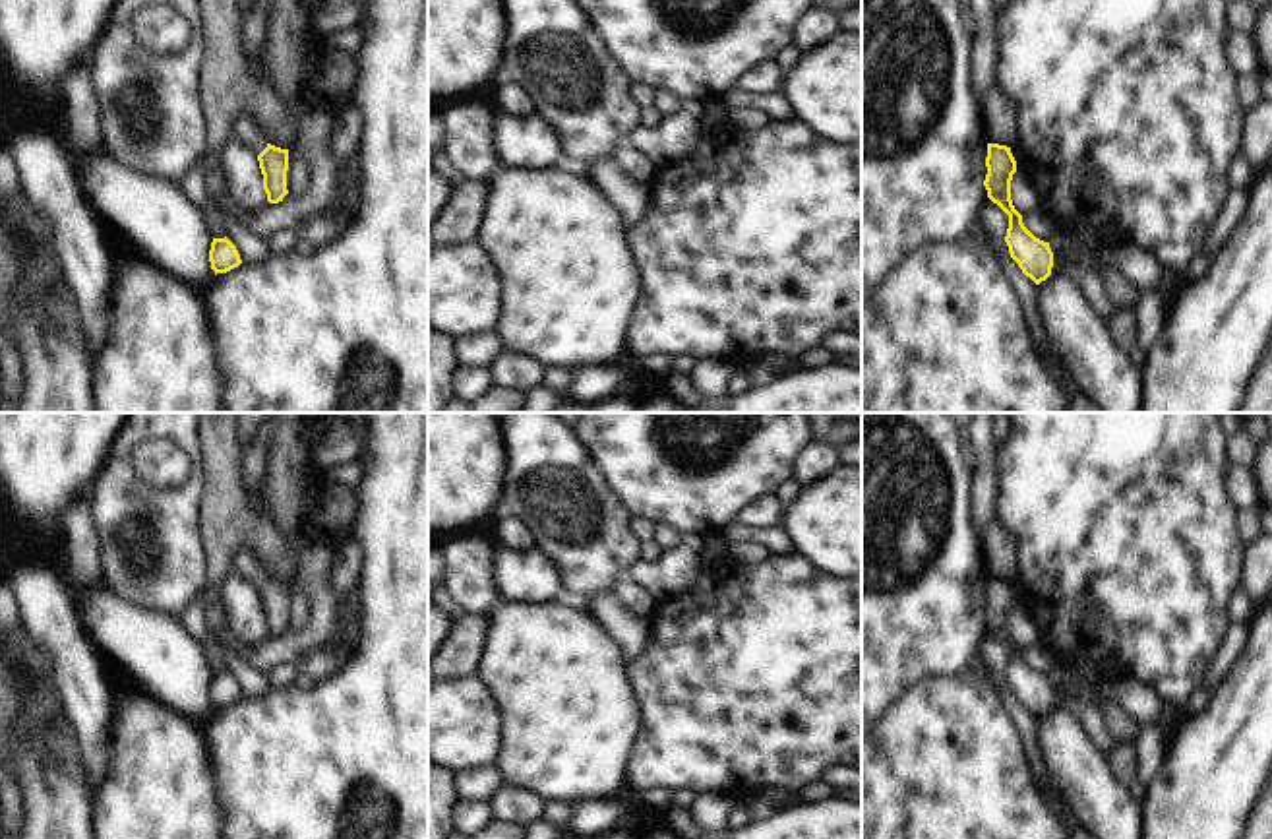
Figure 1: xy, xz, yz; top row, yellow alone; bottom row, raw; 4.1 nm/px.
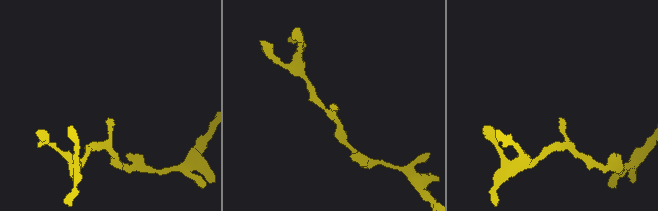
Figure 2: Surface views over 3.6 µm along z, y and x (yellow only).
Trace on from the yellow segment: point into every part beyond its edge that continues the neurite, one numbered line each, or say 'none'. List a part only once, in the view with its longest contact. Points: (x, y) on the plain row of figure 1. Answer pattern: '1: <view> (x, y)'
none

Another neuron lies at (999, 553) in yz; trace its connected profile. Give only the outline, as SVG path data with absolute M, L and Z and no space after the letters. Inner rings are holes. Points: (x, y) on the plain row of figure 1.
M997 519L980 541L987 577L1015 579L1016 544L1013 533Z

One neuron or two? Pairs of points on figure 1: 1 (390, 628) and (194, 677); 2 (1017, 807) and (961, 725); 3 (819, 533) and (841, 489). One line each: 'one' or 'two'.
1: two
2: one
3: one

